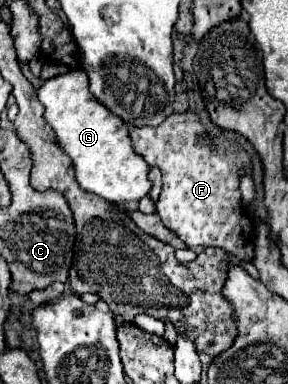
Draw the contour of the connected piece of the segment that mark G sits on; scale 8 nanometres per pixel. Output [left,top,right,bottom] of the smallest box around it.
[37,69,151,205]

